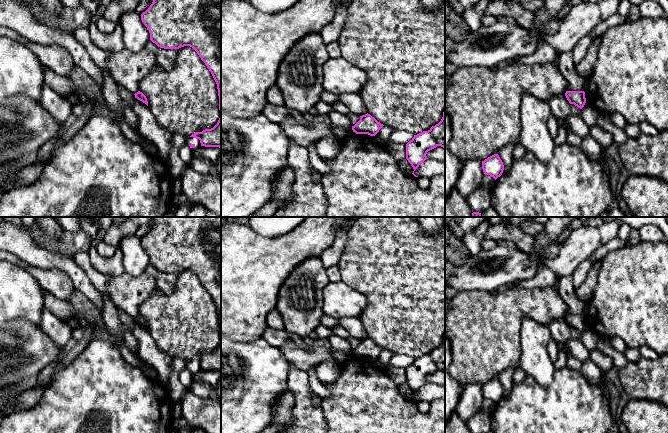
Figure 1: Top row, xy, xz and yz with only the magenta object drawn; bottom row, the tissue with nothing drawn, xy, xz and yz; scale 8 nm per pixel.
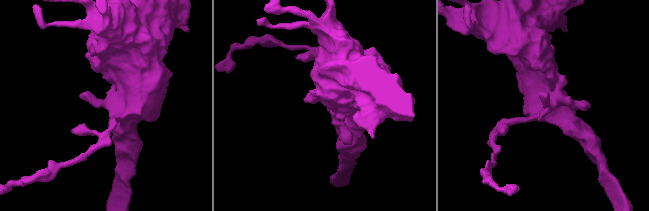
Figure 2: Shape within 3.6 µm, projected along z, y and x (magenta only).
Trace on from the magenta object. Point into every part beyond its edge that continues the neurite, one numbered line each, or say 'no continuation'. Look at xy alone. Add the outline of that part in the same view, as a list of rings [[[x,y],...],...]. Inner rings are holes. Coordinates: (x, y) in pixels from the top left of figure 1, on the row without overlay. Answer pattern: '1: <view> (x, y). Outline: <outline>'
no continuation

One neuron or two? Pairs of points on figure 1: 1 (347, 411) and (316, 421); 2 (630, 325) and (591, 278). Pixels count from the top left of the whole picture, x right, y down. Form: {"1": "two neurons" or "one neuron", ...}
{"1": "two neurons", "2": "two neurons"}

